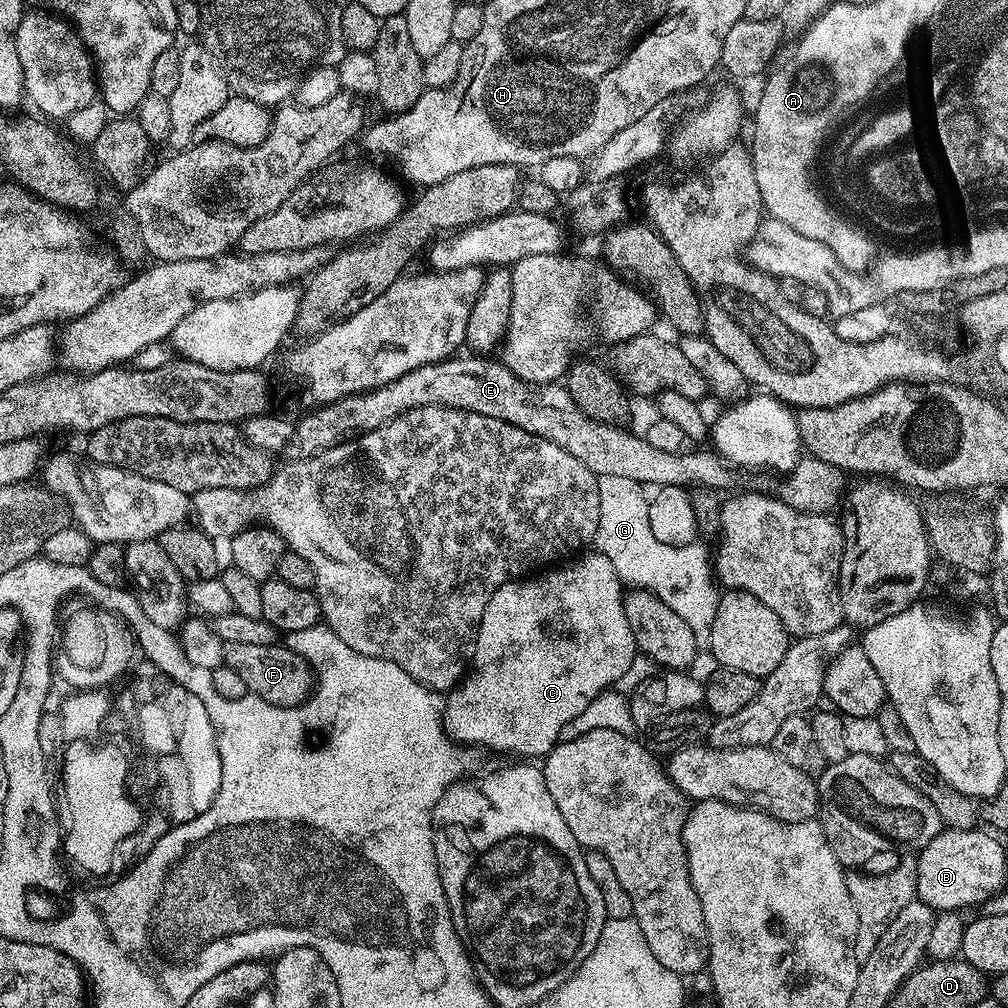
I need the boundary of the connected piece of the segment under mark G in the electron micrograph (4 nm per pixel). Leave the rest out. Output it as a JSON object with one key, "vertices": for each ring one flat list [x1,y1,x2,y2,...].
{"vertices":[[602,476,598,479,598,502,600,513,598,514,598,530,594,548,597,553,610,558,610,566,618,574,618,578,625,585,636,590,643,590,656,595,678,618,682,618,697,637,707,637,708,631,712,628,712,621,716,613,716,602,718,599,717,583,714,581,714,564,710,559,710,548,704,542,678,546,666,546,666,542,658,542,654,538,654,530,650,530,650,510,648,509,649,497,644,496,645,489,638,482,630,478,617,478,615,476]]}

